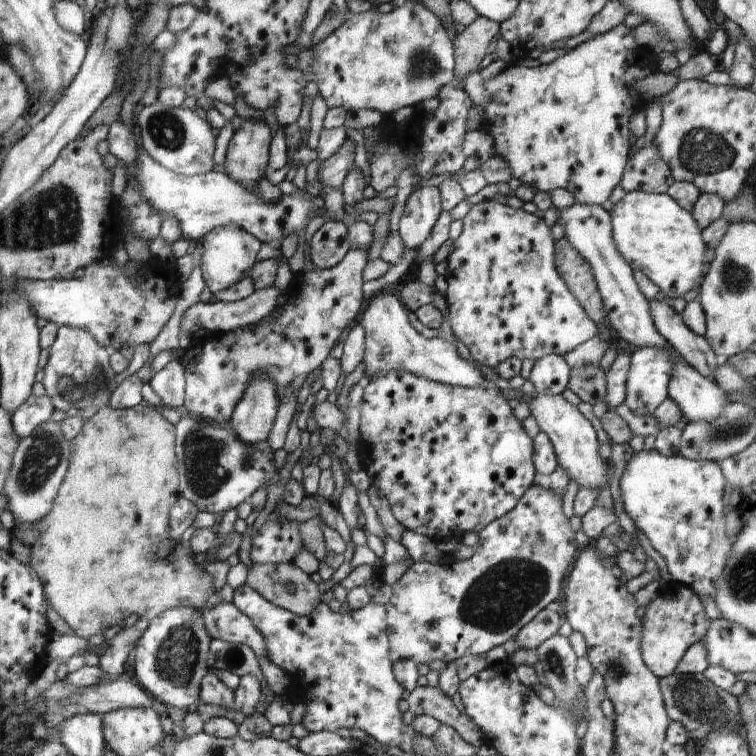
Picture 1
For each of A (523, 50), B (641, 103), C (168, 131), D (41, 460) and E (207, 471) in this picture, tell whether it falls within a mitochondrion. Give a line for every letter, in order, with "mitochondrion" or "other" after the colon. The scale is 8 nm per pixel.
A: other
B: other
C: mitochondrion
D: mitochondrion
E: mitochondrion

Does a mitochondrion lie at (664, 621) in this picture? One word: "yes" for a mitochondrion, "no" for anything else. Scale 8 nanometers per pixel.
no

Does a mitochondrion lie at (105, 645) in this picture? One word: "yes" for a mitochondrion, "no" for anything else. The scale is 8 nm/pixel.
no

